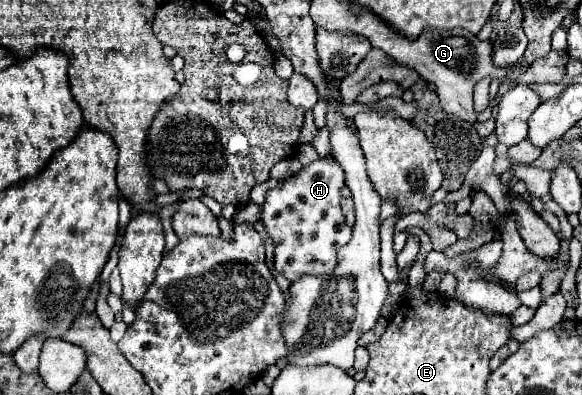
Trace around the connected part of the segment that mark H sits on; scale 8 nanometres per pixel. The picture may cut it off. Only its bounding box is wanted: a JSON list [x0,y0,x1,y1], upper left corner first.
[261,154,351,282]

